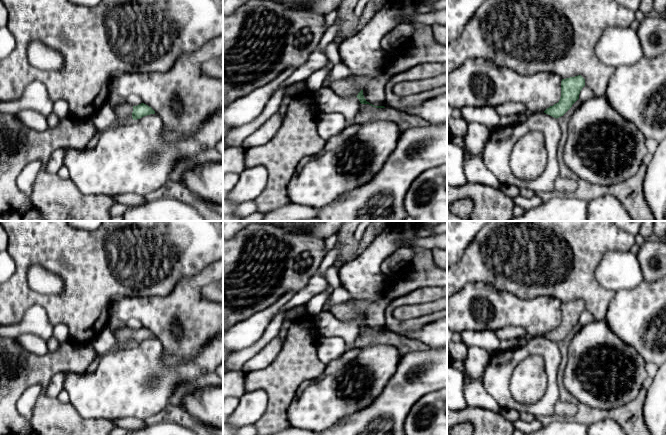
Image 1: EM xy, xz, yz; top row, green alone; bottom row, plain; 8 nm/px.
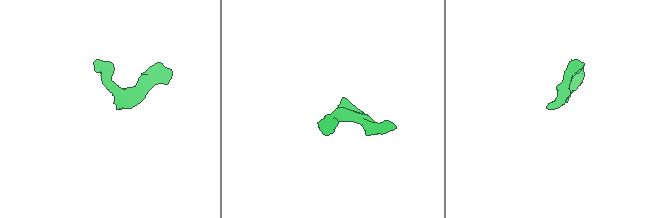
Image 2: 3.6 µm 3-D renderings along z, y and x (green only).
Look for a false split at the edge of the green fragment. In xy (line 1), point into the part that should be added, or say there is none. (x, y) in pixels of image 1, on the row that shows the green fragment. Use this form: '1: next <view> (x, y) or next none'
1: next xy (129, 108)

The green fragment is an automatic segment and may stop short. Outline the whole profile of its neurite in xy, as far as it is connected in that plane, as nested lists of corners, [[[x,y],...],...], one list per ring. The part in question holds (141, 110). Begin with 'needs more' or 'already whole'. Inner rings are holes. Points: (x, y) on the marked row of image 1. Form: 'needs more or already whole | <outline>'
needs more | [[[141,103],[137,106],[127,105],[125,110],[133,118],[133,120],[140,119],[150,114],[155,114],[155,111],[144,103]]]

